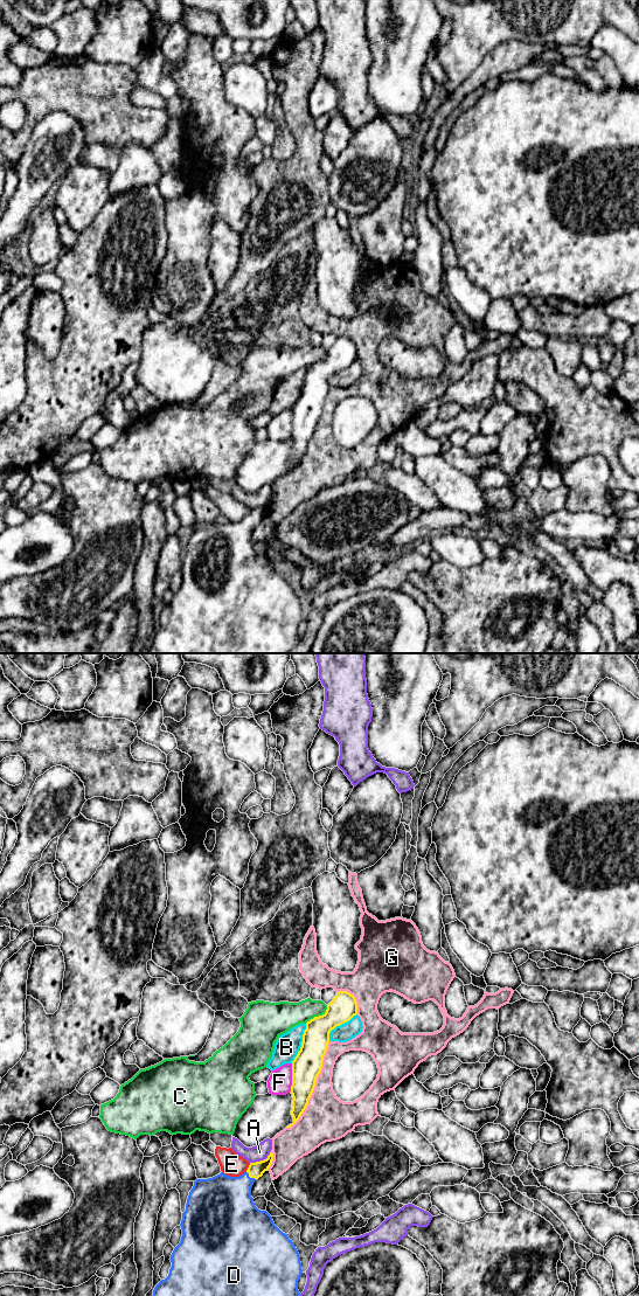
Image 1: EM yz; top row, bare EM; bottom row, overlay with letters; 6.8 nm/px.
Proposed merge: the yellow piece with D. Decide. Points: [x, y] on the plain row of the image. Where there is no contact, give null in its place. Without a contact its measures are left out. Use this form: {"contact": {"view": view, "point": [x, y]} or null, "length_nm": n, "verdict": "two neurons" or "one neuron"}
{"contact": {"view": "yz", "point": [250, 522]}, "length_nm": 90, "verdict": "one neuron"}

